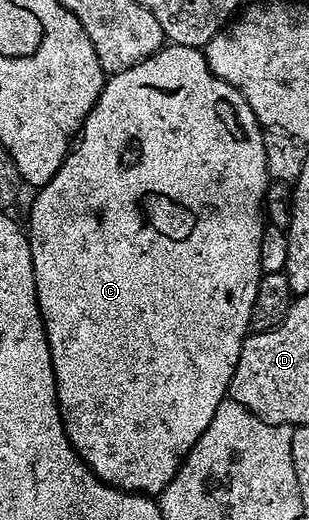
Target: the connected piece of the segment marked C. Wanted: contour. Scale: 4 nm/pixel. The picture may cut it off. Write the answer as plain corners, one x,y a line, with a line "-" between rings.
167,43
156,54
152,54
144,62
132,66
123,72
115,72
102,85
102,92
96,98
92,110
86,115
86,121
82,123
82,130
77,137
76,143
67,152
60,170
56,170
54,177
42,188
37,189
35,201
28,217
28,235
30,238
30,249
32,250
32,270
36,282
36,298
38,308
42,312
42,321
46,327
48,346
52,354
52,366
56,378
56,390
58,391
58,409
64,422
64,430
72,442
72,446
81,456
82,461
90,466
90,471
102,481
103,484
110,484
114,488
125,488
137,490
143,496
157,497
166,489
166,484
172,482
174,475
178,473
178,467
182,465
186,455
196,446
200,434
208,430
208,422
212,422
212,414
216,414
216,406
220,406
222,400
227,399
232,382
232,374
236,370
236,362
240,362
240,350
246,341
250,327
250,315
252,314
252,302
256,302
256,286
260,286
262,267
260,266
260,242
264,235
264,205
266,202
266,185
271,178
268,174
268,166
264,158
263,127
259,124
256,114
252,114
252,106
244,102
244,94
228,82
216,78
208,66
206,54
202,48
189,48
179,44

